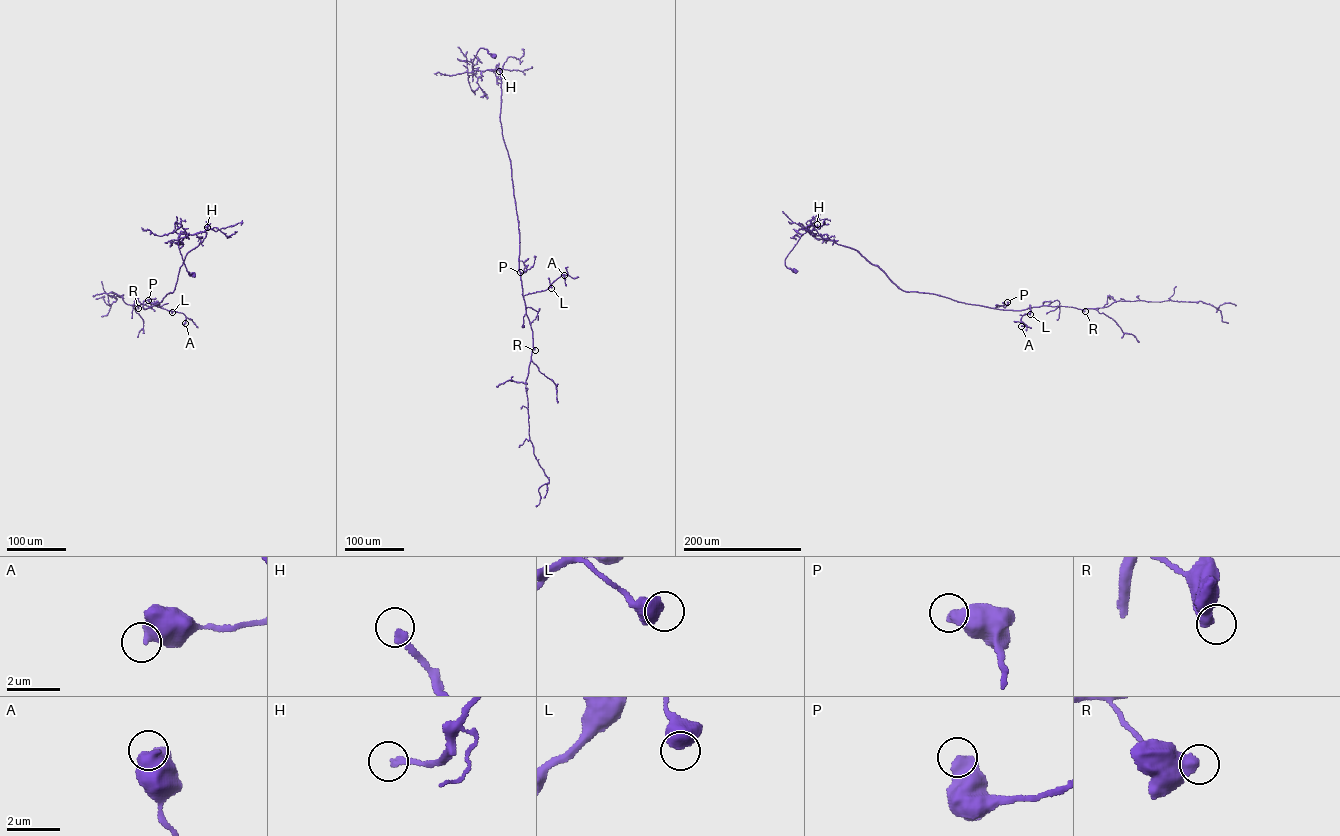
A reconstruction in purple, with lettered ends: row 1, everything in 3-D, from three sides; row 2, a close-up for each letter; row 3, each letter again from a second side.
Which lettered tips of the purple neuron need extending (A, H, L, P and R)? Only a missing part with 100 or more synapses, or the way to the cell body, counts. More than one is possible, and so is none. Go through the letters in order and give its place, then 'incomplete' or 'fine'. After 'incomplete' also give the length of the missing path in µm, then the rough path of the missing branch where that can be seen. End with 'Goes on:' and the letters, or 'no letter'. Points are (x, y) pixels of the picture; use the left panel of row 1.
A: place (185, 323); fine
H: place (207, 227); fine
L: place (172, 312); fine
P: place (148, 300); fine
R: place (138, 308); fine
Goes on: no letter

